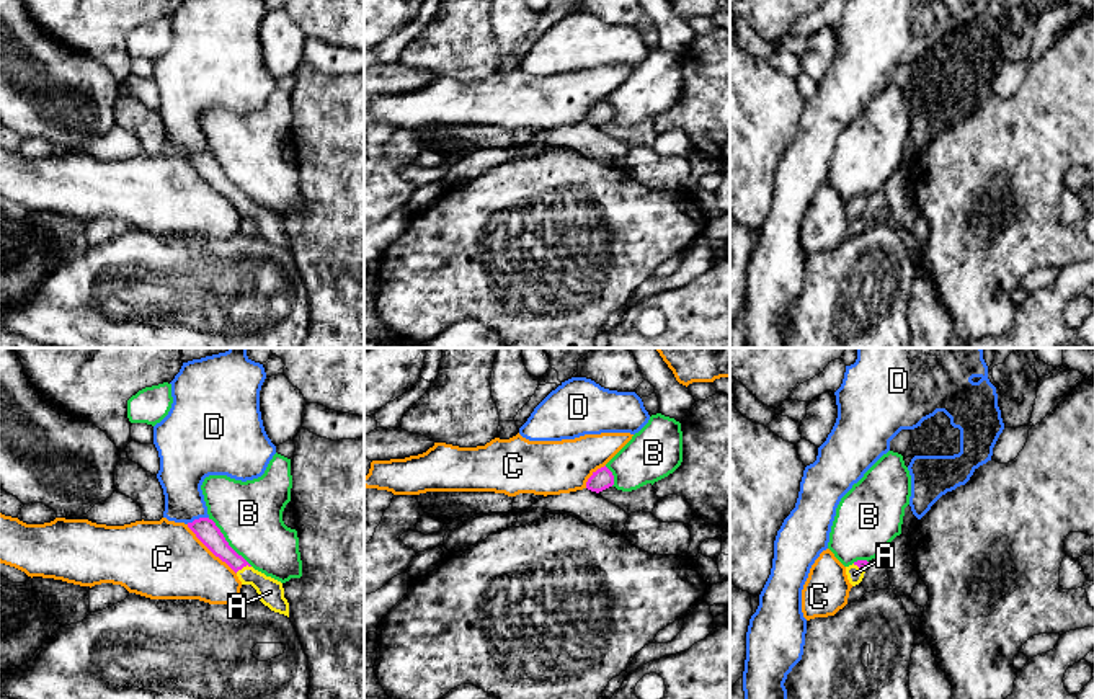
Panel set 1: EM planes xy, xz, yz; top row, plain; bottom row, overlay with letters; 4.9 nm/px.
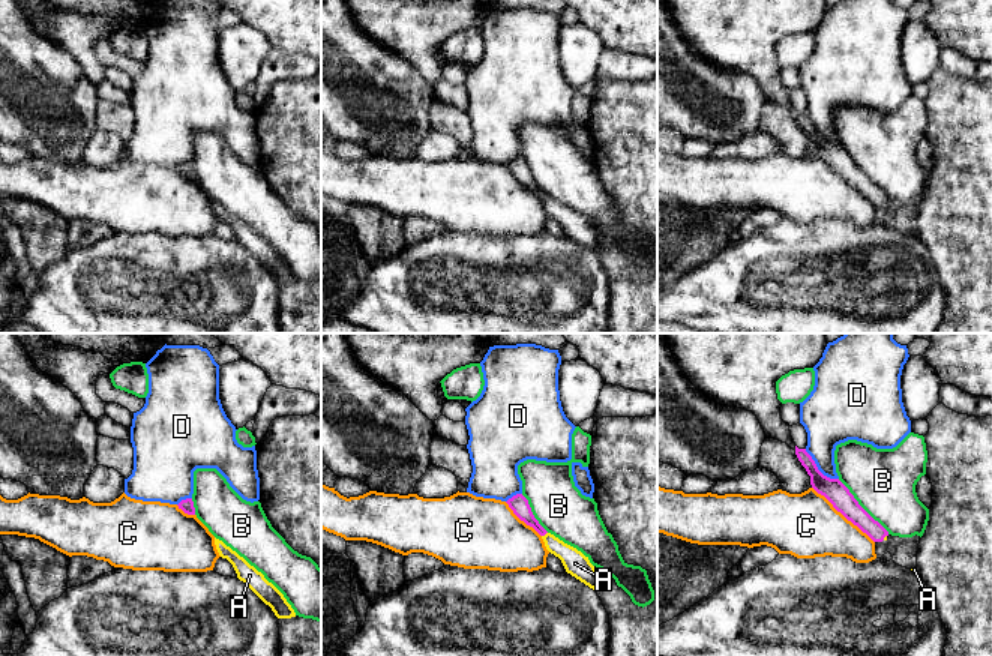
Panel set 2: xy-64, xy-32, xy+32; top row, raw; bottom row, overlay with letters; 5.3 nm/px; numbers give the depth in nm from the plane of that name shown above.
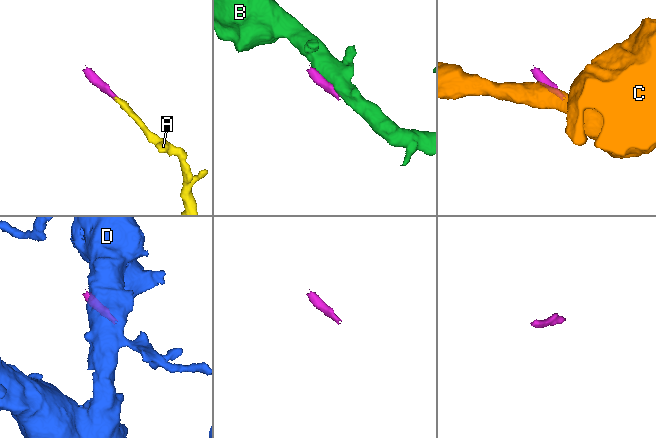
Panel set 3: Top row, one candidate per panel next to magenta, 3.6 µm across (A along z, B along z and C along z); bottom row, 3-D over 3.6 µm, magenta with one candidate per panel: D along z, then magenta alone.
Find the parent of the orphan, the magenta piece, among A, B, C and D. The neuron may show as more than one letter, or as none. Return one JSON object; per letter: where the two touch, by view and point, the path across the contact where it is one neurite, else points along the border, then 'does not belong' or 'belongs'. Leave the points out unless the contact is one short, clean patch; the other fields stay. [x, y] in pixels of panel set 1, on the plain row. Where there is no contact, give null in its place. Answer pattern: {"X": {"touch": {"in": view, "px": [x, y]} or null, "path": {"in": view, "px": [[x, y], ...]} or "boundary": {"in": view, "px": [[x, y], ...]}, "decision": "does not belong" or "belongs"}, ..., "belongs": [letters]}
{"A": {"touch": {"in": "xy", "px": [242, 201]}, "path": {"in": "xy", "px": [[206, 165], [242, 201], [270, 226]]}, "decision": "belongs"}, "B": {"touch": {"in": "xy", "px": [227, 177]}, "decision": "does not belong"}, "C": {"touch": {"in": "xy", "px": [211, 185]}, "boundary": {"in": "xy", "px": [[186, 159], [235, 208]]}, "decision": "does not belong"}, "D": {"touch": {"in": "xy", "px": [196, 154]}, "boundary": {"in": "xy", "px": [[208, 151], [186, 157]]}, "decision": "does not belong"}, "belongs": ["A"]}

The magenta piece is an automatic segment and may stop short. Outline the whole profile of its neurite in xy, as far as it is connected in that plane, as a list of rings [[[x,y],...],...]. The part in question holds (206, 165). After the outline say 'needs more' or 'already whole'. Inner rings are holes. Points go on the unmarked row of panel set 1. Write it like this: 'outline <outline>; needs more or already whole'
outline [[[199,152],[188,157],[188,162],[216,191],[237,207],[242,219],[251,219],[256,224],[258,232],[265,240],[289,252],[289,237],[284,232],[282,217],[255,204],[242,189],[238,189],[212,154]]]; needs more

